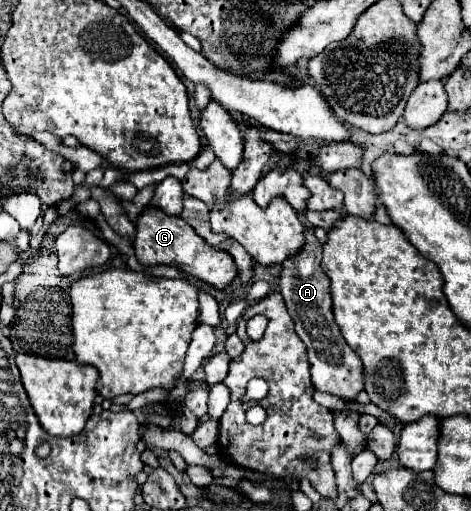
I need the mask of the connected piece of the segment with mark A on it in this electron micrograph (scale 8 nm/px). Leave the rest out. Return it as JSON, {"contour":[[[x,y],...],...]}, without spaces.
{"contour":[[[305,229],[305,245],[301,251],[283,261],[281,271],[281,295],[287,303],[287,311],[295,321],[295,333],[305,343],[309,353],[309,365],[313,375],[313,385],[319,391],[335,393],[345,399],[355,399],[357,393],[363,389],[363,375],[361,375],[361,359],[357,353],[345,343],[331,311],[331,289],[329,277],[321,269],[321,249],[323,245],[313,235],[313,229]]]}

